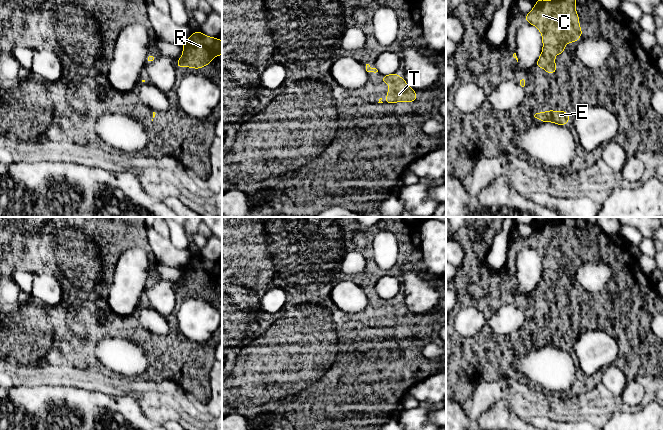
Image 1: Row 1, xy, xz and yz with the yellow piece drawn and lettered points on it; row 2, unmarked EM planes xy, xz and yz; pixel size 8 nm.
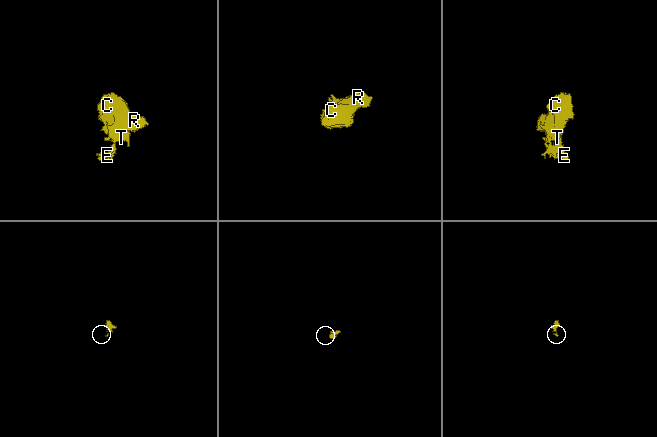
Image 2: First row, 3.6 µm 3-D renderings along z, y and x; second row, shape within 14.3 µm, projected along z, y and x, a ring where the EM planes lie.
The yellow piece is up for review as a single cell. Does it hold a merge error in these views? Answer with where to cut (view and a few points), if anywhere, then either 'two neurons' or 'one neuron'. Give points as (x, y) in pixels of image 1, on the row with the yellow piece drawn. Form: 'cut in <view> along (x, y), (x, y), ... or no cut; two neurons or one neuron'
no cut; one neuron

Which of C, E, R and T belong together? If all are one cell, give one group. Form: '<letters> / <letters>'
C E R T

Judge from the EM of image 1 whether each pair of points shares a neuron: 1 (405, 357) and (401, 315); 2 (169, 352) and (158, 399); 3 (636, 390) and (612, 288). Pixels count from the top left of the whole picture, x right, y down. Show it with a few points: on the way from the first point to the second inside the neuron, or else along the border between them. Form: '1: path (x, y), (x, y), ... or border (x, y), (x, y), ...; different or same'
1: path (401, 347), (401, 325); same
2: path (169, 364), (169, 372), (158, 384), (158, 387); same
3: border (638, 377), (628, 381); different

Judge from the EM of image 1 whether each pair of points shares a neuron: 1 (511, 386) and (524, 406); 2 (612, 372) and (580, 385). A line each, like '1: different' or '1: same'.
1: same
2: different

